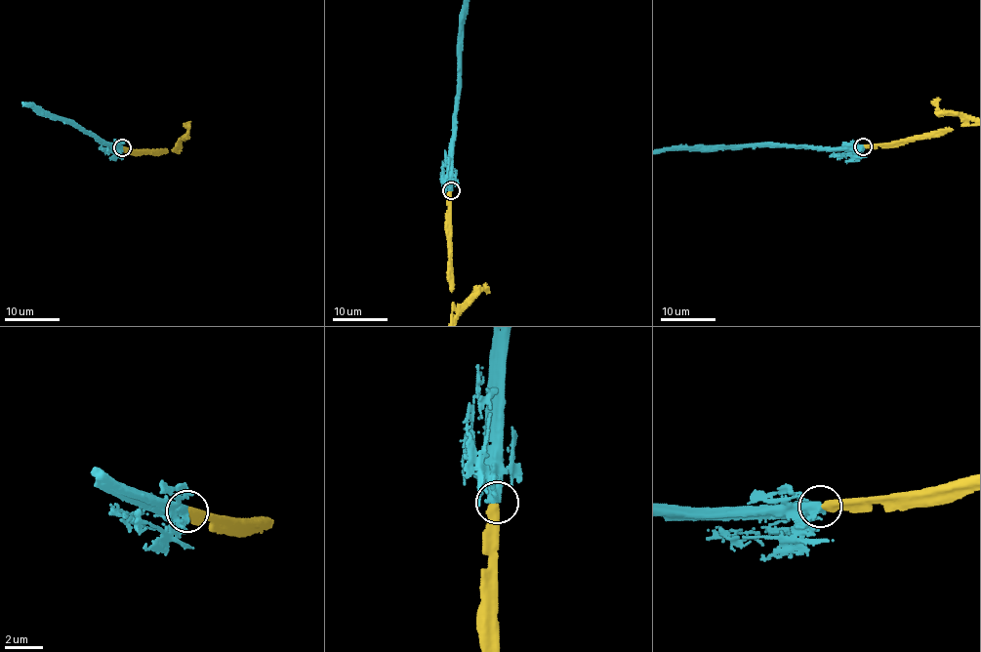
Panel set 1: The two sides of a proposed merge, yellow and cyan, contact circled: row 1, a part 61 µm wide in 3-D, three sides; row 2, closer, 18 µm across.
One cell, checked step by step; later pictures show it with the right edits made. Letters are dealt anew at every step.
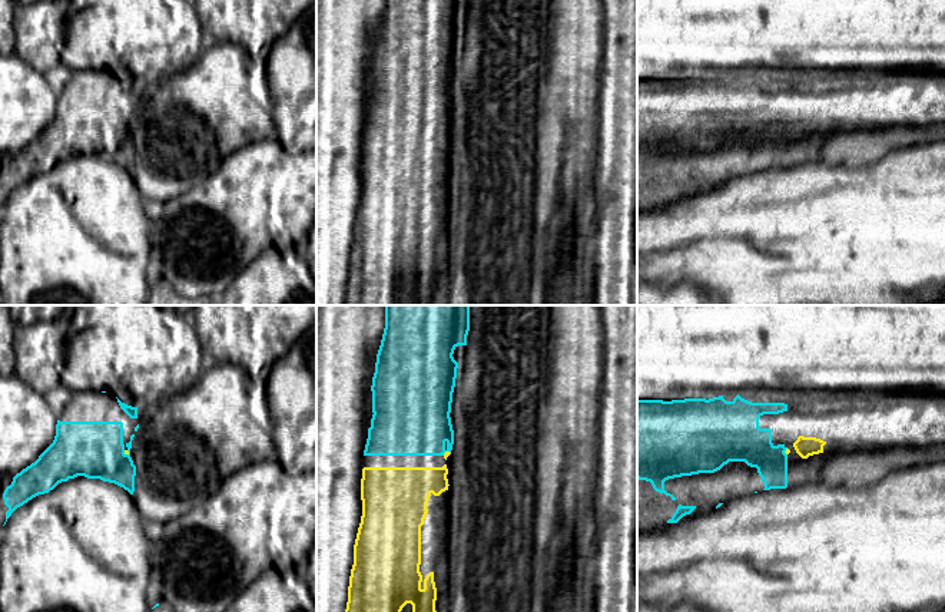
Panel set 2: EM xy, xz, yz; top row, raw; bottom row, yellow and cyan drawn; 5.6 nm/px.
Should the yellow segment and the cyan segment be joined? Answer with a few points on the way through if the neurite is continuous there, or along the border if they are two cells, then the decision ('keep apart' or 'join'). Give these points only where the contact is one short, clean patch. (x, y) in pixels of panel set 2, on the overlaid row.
runs through xy (126, 452), (126, 450), (93, 449); join

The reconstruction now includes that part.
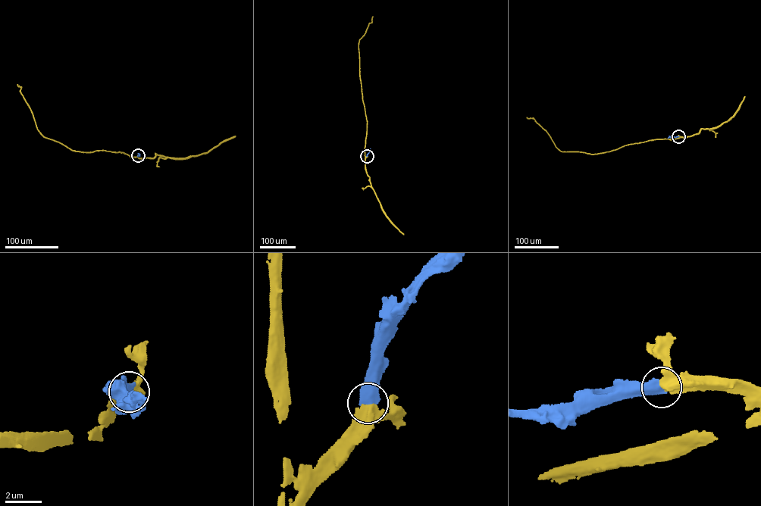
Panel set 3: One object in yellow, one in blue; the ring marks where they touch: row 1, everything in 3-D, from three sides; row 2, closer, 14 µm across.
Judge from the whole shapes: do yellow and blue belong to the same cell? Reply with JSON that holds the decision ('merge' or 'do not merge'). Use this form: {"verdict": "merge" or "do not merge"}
{"verdict": "merge"}

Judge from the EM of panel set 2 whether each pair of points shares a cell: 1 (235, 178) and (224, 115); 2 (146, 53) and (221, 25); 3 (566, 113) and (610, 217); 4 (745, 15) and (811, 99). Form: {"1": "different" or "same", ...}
{"1": "different", "2": "different", "3": "different", "4": "different"}

